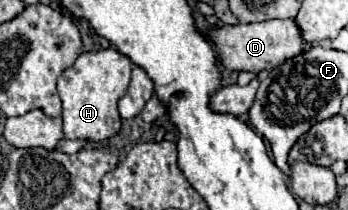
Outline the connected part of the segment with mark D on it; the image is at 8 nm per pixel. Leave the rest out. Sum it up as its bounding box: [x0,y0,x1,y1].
[206,20,306,74]

